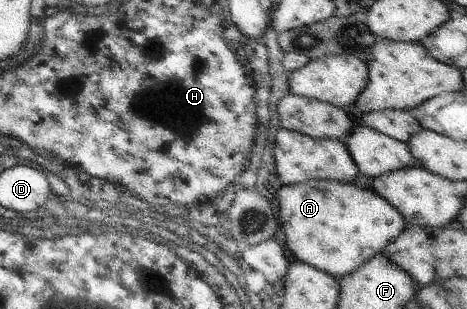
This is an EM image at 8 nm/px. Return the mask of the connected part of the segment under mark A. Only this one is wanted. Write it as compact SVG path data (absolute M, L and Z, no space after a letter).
M312 179L300 184L282 185L278 190L278 206L282 243L286 242L288 246L286 254L290 252L292 259L314 266L337 278L358 270L358 267L366 264L373 256L382 253L384 246L392 242L407 226L402 214L390 202L386 202L374 190L358 187L353 182Z

